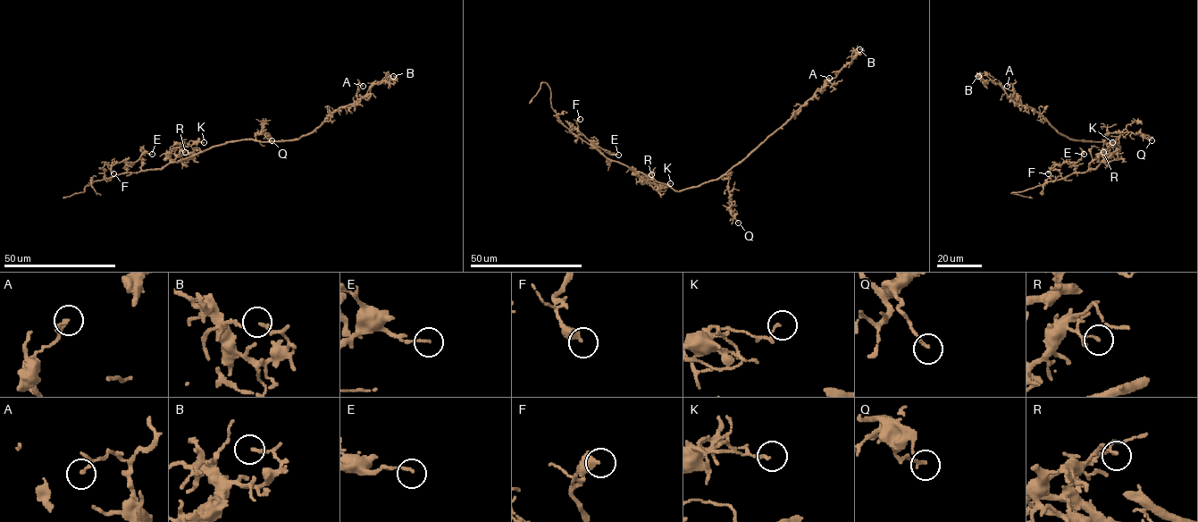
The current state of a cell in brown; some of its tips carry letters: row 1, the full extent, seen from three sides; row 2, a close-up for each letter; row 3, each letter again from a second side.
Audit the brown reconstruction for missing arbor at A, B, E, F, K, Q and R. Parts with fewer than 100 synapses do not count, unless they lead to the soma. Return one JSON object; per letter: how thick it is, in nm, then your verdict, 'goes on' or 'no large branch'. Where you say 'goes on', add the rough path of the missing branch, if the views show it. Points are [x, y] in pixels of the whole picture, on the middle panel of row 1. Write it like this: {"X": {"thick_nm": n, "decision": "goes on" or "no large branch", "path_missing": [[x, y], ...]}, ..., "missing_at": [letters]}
{"A": {"thick_nm": 120, "decision": "no large branch"}, "B": {"thick_nm": 180, "decision": "no large branch"}, "E": {"thick_nm": 130, "decision": "no large branch"}, "F": {"thick_nm": 440, "decision": "no large branch"}, "K": {"thick_nm": 130, "decision": "no large branch"}, "Q": {"thick_nm": 150, "decision": "no large branch"}, "R": {"thick_nm": 90, "decision": "no large branch"}, "missing_at": []}

